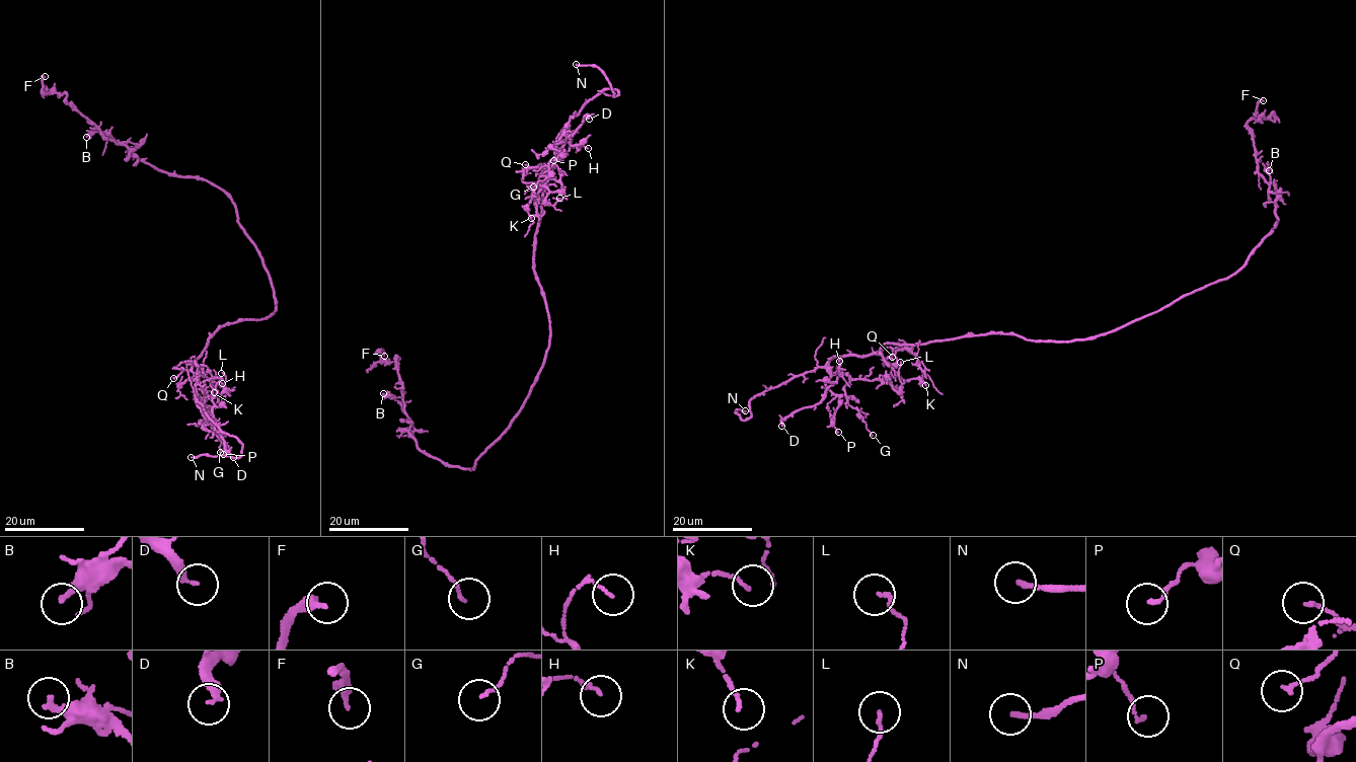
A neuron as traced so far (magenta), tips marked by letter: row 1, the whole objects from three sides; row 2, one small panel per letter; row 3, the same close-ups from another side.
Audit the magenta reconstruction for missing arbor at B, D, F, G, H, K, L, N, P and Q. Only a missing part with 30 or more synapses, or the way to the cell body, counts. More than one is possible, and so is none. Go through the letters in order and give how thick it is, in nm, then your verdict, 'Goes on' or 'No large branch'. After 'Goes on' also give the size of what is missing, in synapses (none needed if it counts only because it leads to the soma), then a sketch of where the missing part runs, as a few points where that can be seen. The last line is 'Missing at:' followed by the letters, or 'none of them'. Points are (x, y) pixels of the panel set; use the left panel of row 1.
B: Thickness 200 nm. No large branch
D: Thickness 260 nm. No large branch
F: Thickness 320 nm. No large branch
G: Thickness 100 nm. No large branch
H: Thickness 70 nm. No large branch
K: Thickness 130 nm. No large branch
L: Thickness 110 nm. No large branch
N: Thickness 190 nm. Goes on. Course of what is missing: (191, 457), (164, 454), (122, 438), (98, 442), (87, 439)
P: Thickness 120 nm. No large branch
Q: Thickness 150 nm. No large branch
Missing at: N

